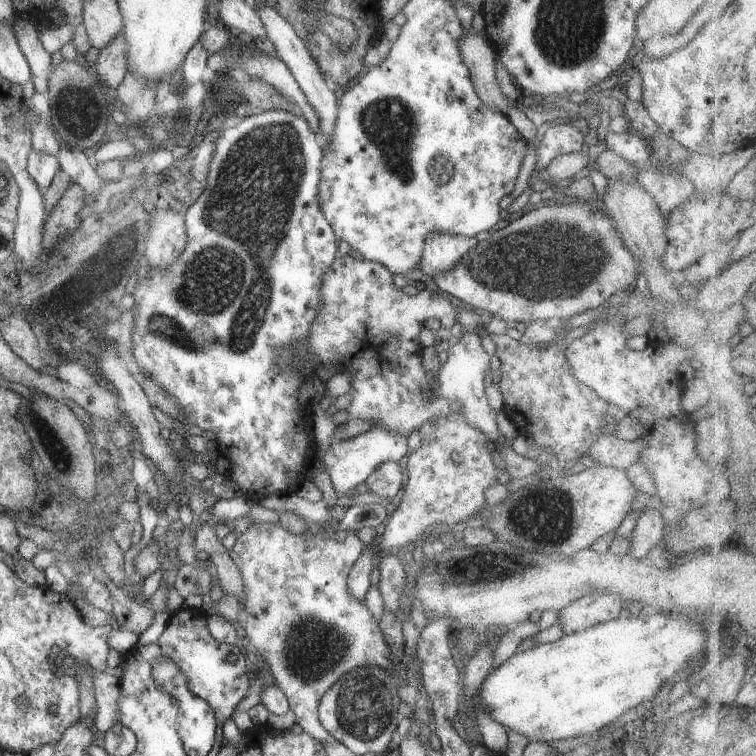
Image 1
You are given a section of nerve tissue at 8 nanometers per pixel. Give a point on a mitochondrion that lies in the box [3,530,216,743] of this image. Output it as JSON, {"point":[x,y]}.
{"point":[50,651]}

